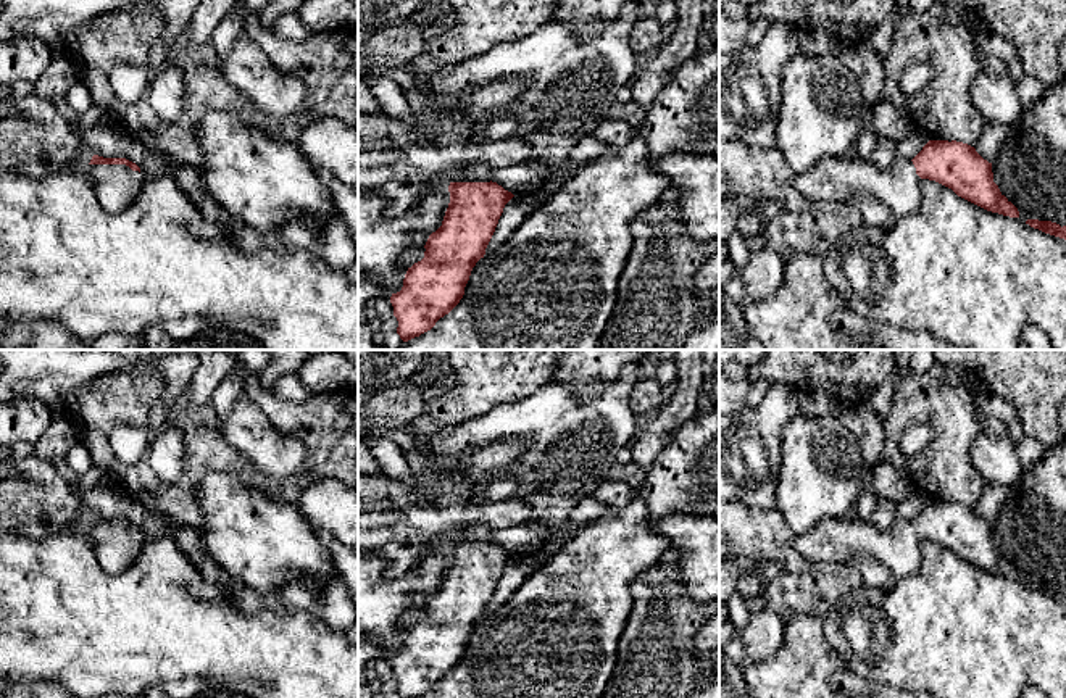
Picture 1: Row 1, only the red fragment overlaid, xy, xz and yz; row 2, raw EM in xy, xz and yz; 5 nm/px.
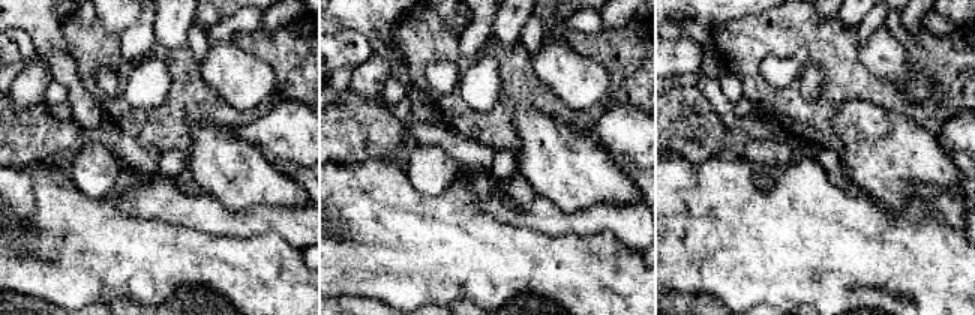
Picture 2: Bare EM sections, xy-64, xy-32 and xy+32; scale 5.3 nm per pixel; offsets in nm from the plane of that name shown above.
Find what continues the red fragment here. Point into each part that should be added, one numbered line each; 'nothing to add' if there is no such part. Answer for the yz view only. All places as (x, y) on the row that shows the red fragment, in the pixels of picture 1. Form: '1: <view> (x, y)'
1: yz (841, 179)

